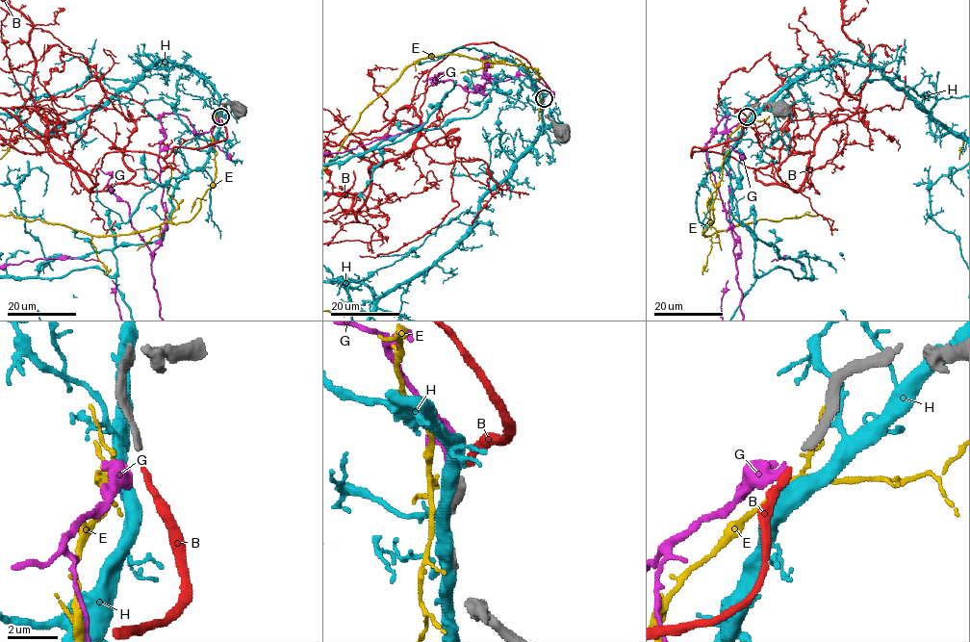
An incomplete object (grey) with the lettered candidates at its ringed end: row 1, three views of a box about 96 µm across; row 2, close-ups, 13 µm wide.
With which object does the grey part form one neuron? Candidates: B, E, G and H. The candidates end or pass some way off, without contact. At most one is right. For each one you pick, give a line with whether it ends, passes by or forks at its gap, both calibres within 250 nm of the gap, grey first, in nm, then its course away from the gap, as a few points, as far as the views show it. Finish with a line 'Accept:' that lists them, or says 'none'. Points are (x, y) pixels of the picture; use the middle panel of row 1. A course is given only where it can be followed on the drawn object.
B: it ends | 280/260 nm | via (544, 96), (498, 45), (449, 53), (415, 144), (370, 169), (358, 221), (355, 193)
Accept: B

